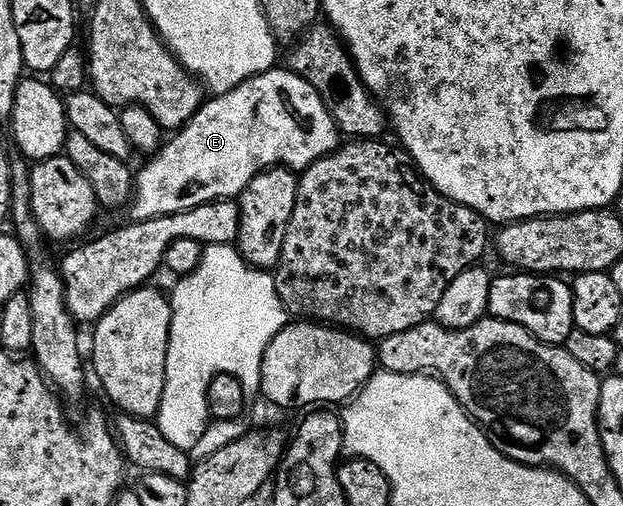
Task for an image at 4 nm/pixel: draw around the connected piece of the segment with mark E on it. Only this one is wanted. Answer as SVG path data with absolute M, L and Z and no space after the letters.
M272 69L253 76L227 93L213 95L210 103L209 100L202 102L191 122L176 132L170 138L173 140L170 143L168 140L146 162L150 163L141 172L136 172L135 190L127 211L132 222L142 223L155 217L190 211L199 205L236 200L255 176L273 167L287 167L294 173L301 173L315 161L325 159L337 150L337 123L323 105L319 93L315 93L313 86L294 71L279 70Z

